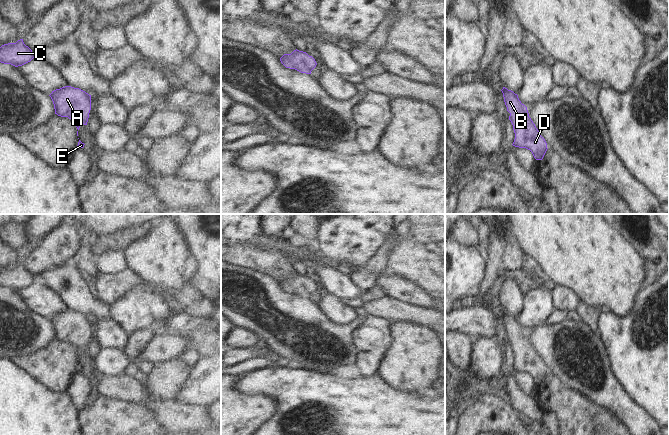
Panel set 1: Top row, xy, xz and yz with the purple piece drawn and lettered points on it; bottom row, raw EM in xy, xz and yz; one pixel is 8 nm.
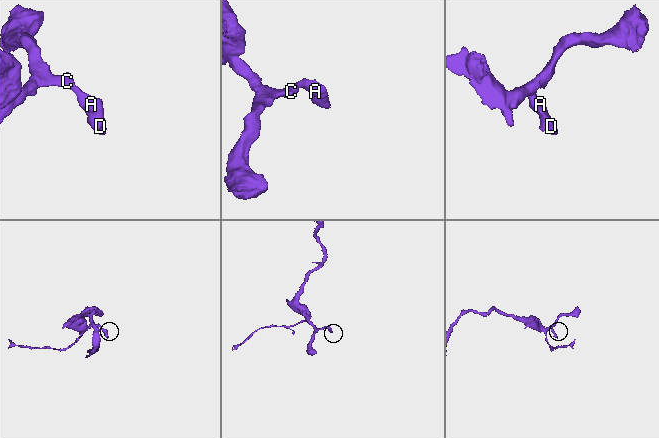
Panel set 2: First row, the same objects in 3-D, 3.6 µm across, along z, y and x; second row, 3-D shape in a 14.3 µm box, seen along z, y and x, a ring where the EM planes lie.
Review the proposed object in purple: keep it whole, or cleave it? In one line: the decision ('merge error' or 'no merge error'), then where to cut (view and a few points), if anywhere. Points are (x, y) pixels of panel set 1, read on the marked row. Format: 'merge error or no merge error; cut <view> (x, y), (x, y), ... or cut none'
no merge error; cut none

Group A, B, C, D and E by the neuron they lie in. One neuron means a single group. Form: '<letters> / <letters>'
A B C D E

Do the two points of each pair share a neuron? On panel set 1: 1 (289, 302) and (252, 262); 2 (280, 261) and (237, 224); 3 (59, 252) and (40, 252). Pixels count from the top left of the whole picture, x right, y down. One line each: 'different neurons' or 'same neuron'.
1: different neurons
2: different neurons
3: same neuron

